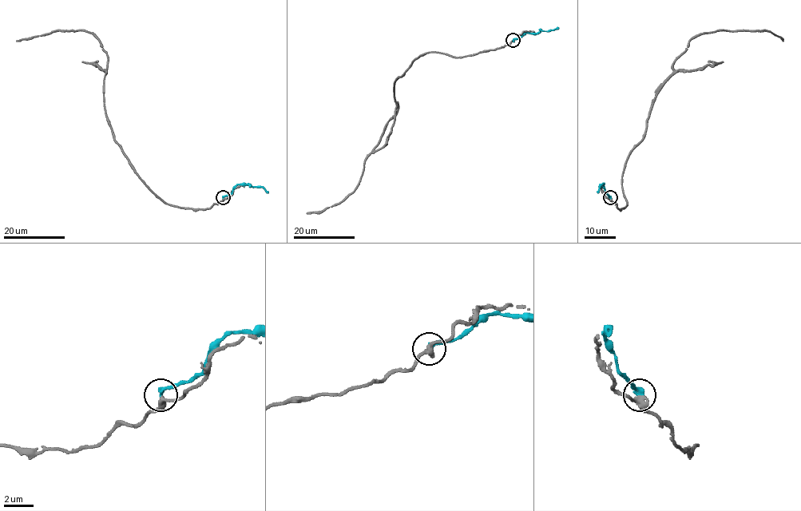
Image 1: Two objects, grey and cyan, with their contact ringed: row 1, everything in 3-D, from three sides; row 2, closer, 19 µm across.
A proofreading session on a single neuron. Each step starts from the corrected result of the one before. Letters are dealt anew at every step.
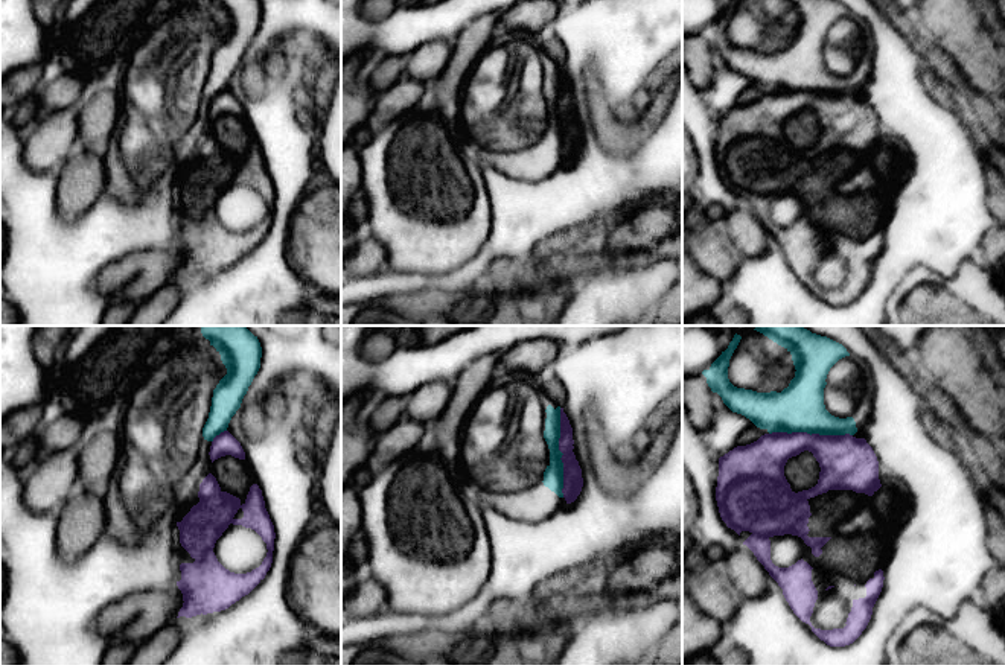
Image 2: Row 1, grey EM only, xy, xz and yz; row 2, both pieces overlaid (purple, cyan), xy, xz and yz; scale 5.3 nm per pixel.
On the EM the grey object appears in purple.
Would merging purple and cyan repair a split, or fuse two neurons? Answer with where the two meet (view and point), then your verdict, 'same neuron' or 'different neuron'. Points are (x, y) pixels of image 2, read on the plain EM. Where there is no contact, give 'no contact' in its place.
meets purple in xz at (561, 110); different neuron

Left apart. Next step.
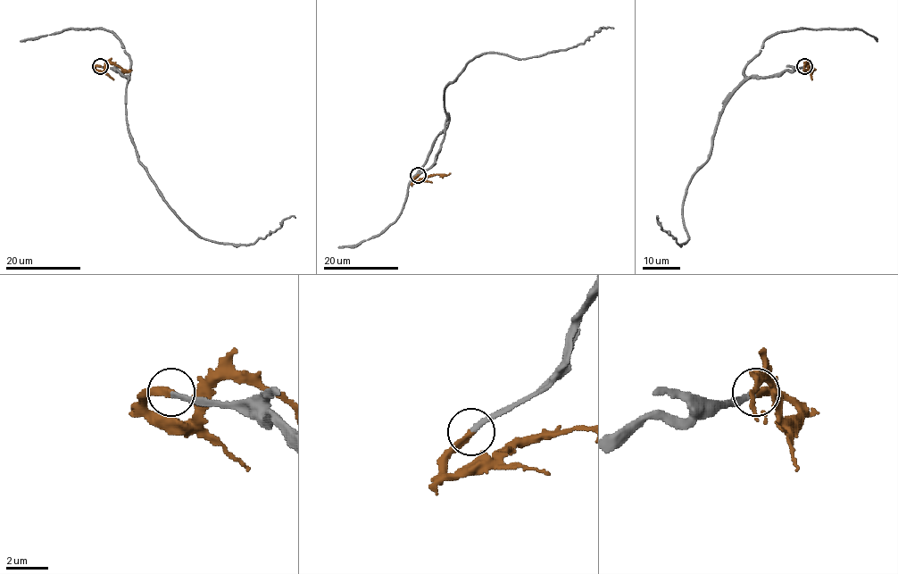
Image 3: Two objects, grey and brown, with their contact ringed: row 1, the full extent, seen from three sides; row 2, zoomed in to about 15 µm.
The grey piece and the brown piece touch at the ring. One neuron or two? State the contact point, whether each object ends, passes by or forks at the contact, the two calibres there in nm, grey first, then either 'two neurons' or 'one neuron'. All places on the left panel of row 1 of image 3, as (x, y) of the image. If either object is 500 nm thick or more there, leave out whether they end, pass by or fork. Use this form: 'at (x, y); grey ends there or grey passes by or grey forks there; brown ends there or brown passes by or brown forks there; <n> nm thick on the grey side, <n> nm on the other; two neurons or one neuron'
at (100, 66); grey ends there; brown ends there; 220 nm thick on the grey side, 360 nm on the other; one neuron

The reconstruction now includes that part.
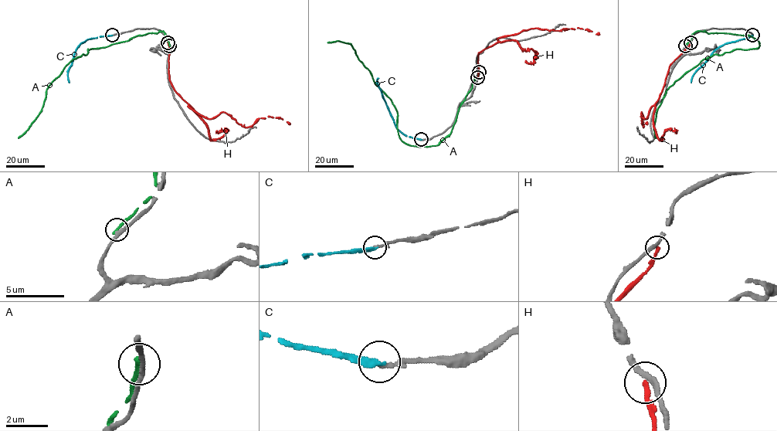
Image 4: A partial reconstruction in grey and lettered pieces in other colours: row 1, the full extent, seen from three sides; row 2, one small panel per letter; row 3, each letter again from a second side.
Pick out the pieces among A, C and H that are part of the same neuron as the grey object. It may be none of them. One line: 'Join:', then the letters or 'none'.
Join: none

